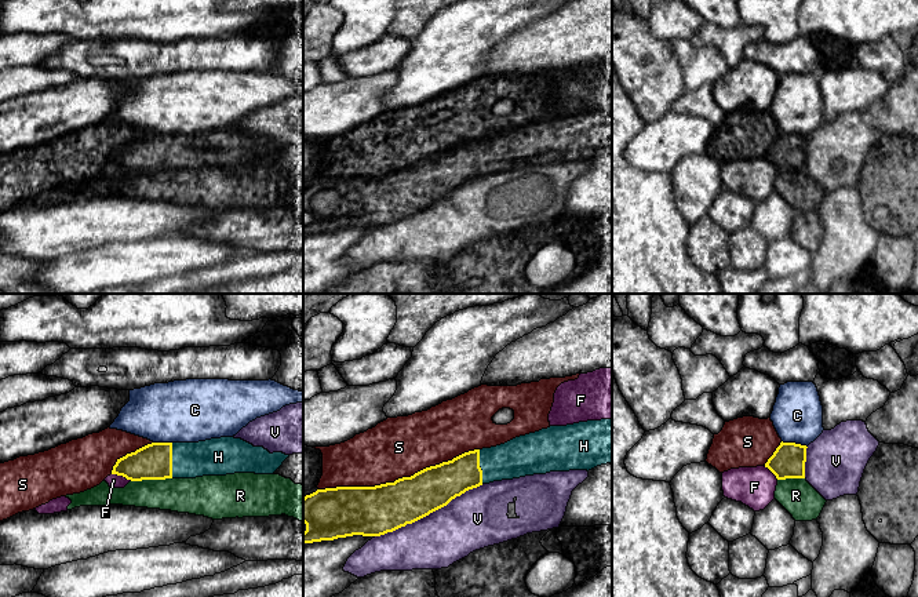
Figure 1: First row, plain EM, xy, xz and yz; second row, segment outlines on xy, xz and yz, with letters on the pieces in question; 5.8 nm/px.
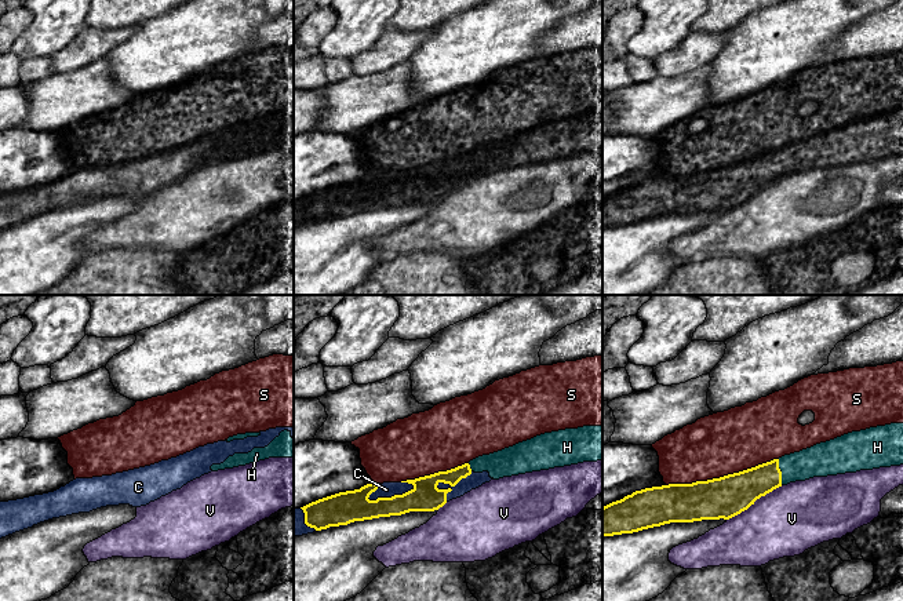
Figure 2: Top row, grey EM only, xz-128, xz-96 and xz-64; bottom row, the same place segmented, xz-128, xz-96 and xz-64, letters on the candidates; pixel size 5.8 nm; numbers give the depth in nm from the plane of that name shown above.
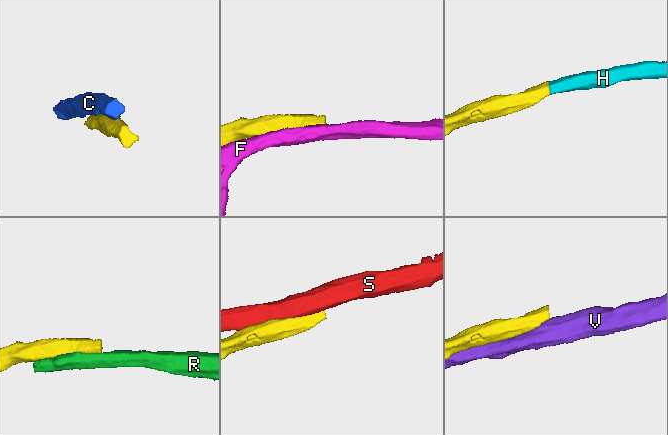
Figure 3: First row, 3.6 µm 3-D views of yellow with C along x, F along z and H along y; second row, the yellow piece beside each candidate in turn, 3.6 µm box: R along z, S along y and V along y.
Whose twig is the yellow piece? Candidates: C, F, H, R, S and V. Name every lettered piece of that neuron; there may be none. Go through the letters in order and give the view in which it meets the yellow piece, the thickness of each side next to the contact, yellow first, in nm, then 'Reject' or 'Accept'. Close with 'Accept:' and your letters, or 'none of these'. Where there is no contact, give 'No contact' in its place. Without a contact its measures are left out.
C: Touches yellow in yz. Thickness 190 nm (yellow) against 300 nm. Reject
F: Touches yellow in xy. Thickness 200 nm (yellow) against 80 nm. Reject
H: Touches yellow in xy. Thickness 200 nm (yellow) against 220 nm. Accept
R: Touches yellow in xy. Thickness 200 nm (yellow) against 200 nm. Reject
S: Touches yellow in xz. Thickness 280 nm (yellow) against 360 nm. Reject
V: Touches yellow in xz. Thickness 280 nm (yellow) against 320 nm. Reject
Accept: H

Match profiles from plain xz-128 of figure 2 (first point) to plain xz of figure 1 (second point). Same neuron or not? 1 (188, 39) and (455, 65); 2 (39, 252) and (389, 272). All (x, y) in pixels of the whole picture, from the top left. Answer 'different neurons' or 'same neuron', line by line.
1: same neuron
2: different neurons

